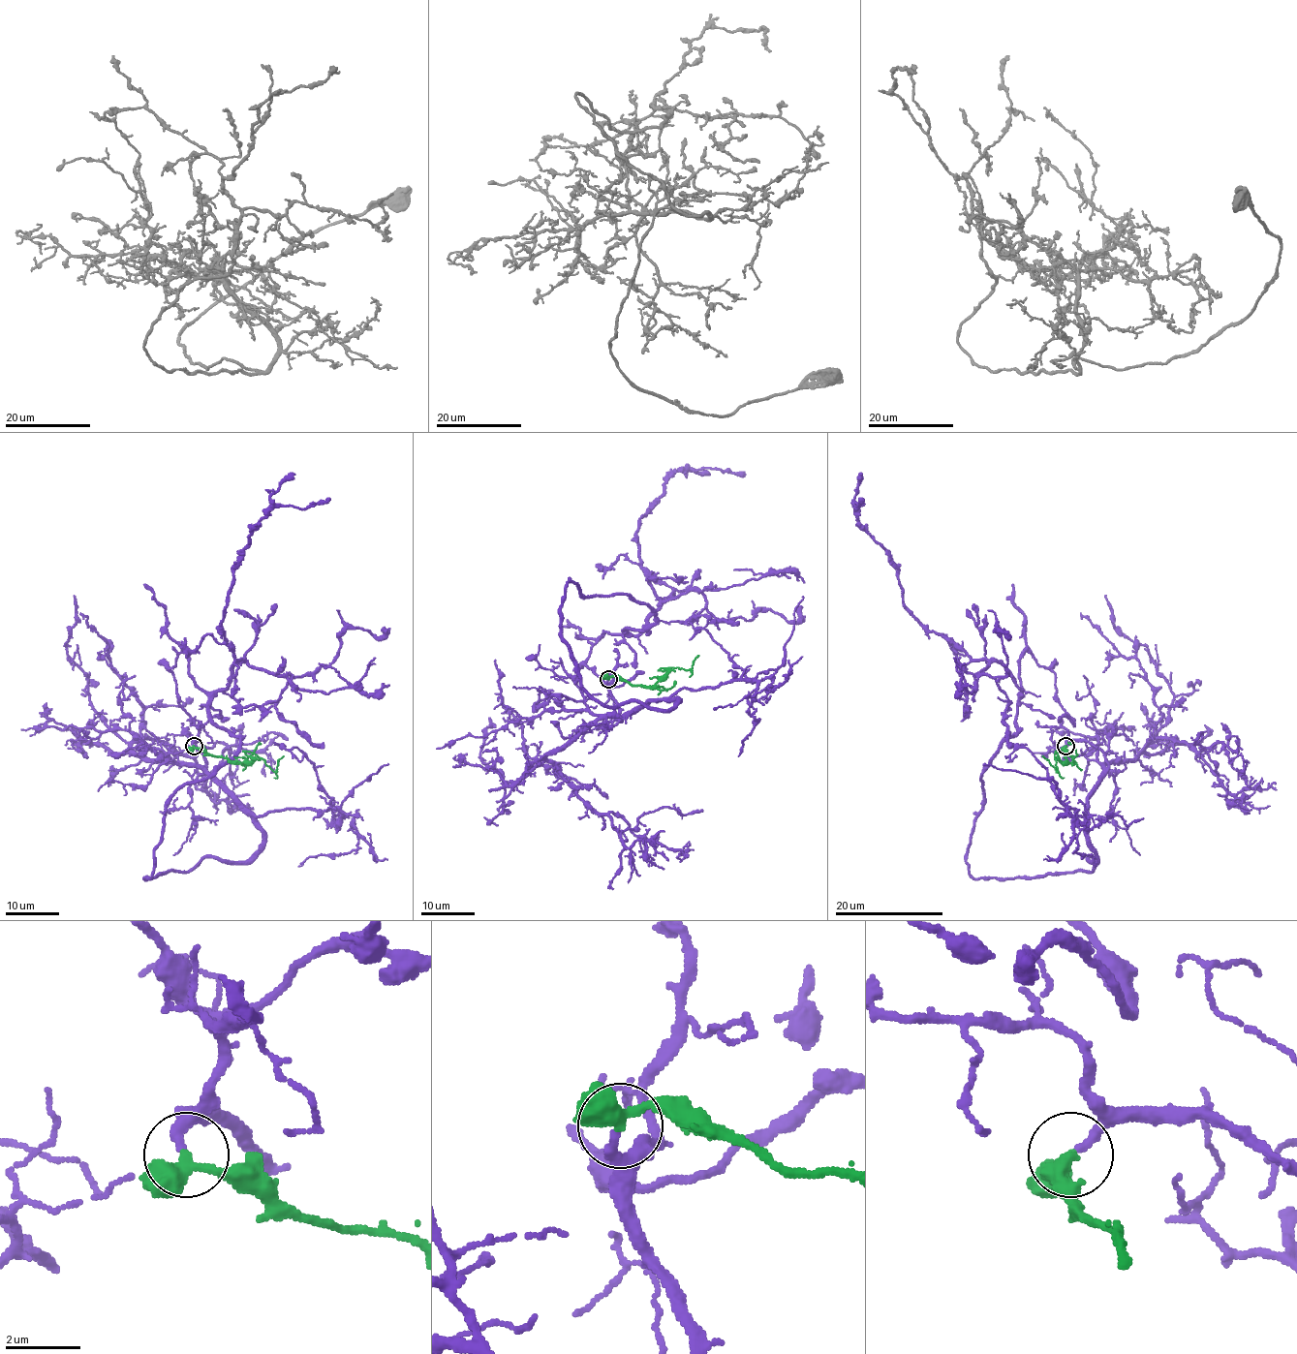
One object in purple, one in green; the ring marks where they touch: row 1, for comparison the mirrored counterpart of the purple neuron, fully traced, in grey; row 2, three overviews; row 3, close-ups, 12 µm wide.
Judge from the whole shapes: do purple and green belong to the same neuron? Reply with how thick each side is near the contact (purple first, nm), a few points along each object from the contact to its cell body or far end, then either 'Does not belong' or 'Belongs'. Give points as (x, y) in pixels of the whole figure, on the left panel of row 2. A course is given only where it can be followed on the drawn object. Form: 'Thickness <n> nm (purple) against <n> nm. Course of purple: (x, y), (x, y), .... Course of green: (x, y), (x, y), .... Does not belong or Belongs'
Thickness 260 nm (purple) against 340 nm. Course of purple: (194, 745), (263, 845), (145, 877), (167, 801), (238, 749), (208, 702), (243, 660), (239, 552), (329, 497). Course of green: (194, 746), (216, 756), (253, 762), (260, 758), (274, 772), (277, 761), (284, 755). Belongs

